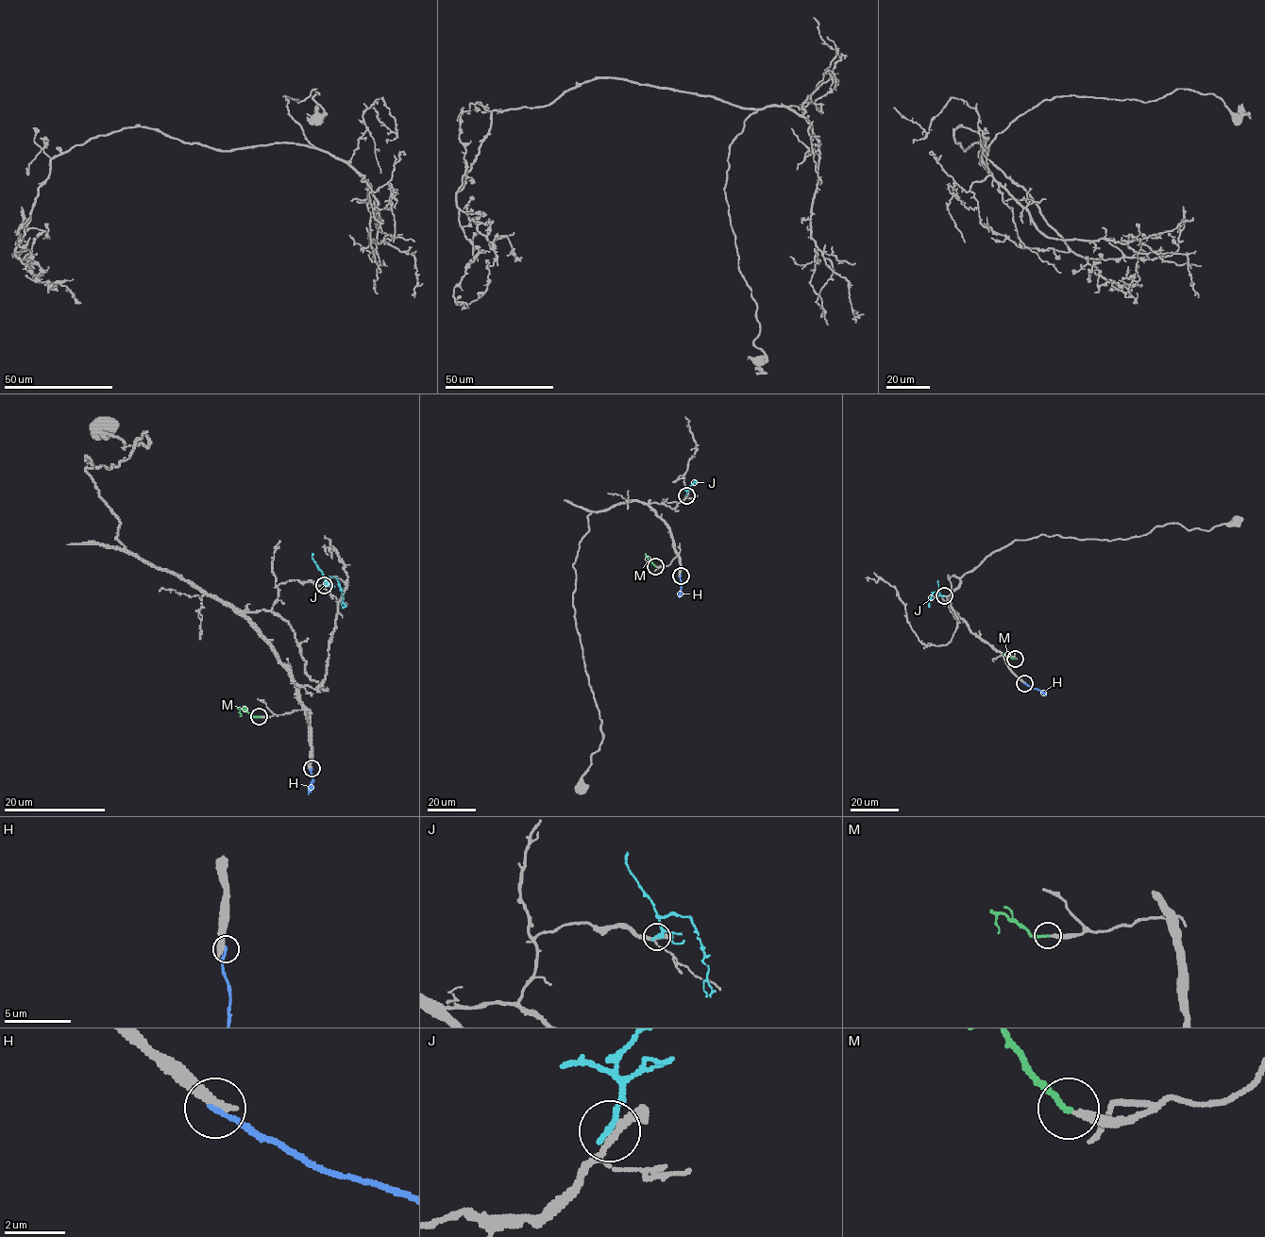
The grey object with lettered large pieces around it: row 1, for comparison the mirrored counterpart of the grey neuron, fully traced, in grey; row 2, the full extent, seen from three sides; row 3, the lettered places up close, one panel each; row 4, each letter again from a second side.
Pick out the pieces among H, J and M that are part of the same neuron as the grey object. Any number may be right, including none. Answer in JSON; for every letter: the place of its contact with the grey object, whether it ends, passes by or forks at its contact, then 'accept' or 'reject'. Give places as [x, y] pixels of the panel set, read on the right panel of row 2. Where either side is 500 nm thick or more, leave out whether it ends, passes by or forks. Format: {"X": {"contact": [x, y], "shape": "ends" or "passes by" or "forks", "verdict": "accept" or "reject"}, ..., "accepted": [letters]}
{"H": {"contact": [1024, 683], "shape": "ends", "verdict": "reject"}, "J": {"contact": [944, 595], "shape": "ends", "verdict": "reject"}, "M": {"contact": [1015, 659], "shape": "ends", "verdict": "accept"}, "accepted": ["M"]}

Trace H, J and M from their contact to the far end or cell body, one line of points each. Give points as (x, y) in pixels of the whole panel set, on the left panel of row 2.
H: (312, 768), (313, 780), (308, 794)
J: (323, 585), (325, 577), (334, 577), (338, 581), (344, 608)
M: (259, 716), (244, 709), (240, 710), (240, 716)

